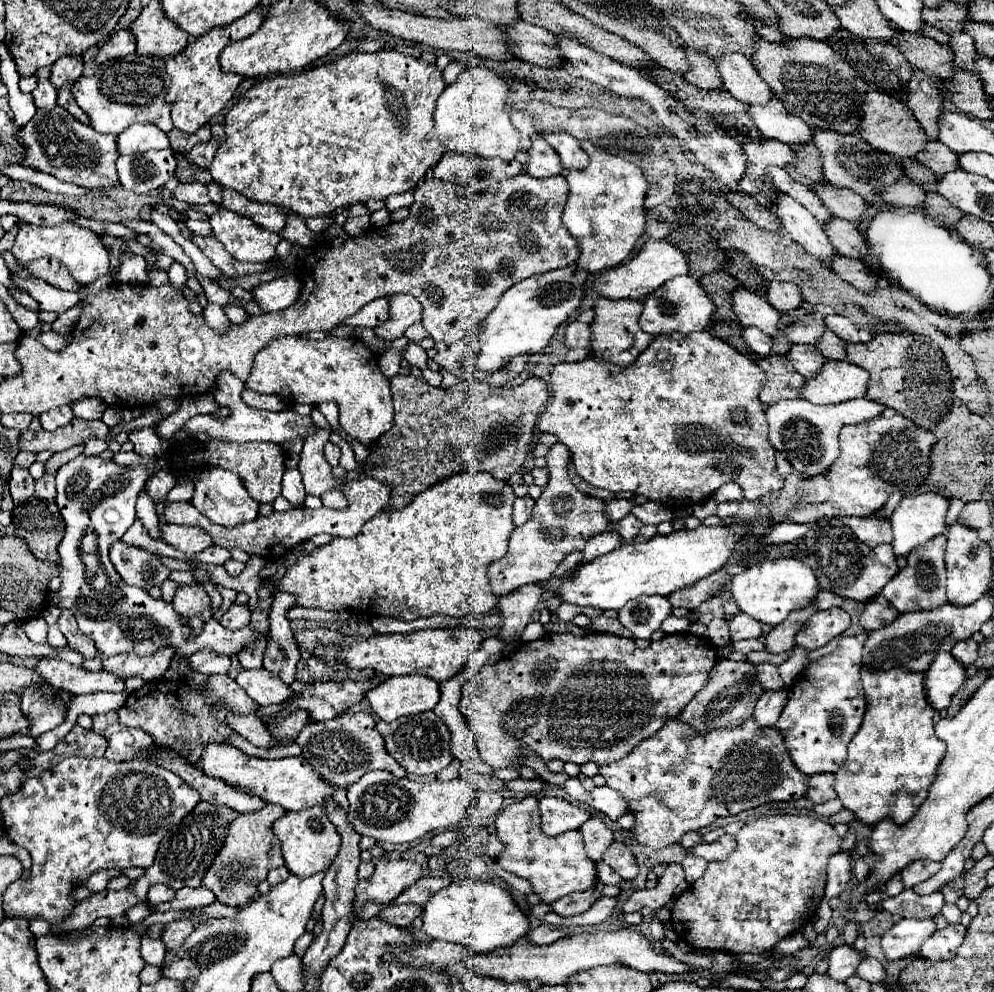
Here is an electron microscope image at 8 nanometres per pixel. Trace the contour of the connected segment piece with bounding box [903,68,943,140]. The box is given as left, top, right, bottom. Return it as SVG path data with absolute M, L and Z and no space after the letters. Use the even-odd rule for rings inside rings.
M919 68L913 70L911 80L907 82L905 102L911 108L913 116L919 120L921 128L927 132L929 140L937 140L939 128L937 128L937 118L939 112L943 112L943 96L939 92L939 86L935 80L927 80Z

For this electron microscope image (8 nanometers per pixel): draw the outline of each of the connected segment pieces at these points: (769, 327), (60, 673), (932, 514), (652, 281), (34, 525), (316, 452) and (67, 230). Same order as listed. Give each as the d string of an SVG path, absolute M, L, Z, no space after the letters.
M737 288L733 294L733 312L737 314L741 326L755 326L761 332L775 336L777 334L777 322L779 322L779 312L761 296Z
M41 658L37 664L41 676L55 688L63 688L71 694L93 694L93 692L127 692L121 678L109 672L87 672L75 668L63 660Z
M925 492L919 496L905 496L901 504L891 514L891 526L893 526L893 552L895 556L907 556L915 546L925 544L937 534L945 534L945 516L949 510L949 498L941 496L941 492Z
M647 240L643 244L643 248L627 262L605 270L593 284L593 292L607 298L607 300L623 300L623 298L631 298L631 300L643 300L643 296L647 298L655 288L659 288L663 282L671 280L673 276L679 274L687 274L689 272L689 262L687 258L681 254L681 250L665 240Z
M31 498L13 508L13 526L15 534L27 540L29 550L39 560L59 562L57 544L63 538L65 522L59 516L59 508L55 502L45 502L39 498Z
M317 428L315 436L309 436L305 440L300 453L298 469L303 476L305 490L311 496L321 496L325 490L341 486L341 482L333 480L331 466L323 458L323 446L329 442L329 436L331 436L331 430Z
M65 222L65 224L59 224L59 226L51 226L51 228L21 224L11 252L16 260L19 260L19 264L35 262L35 260L45 258L45 256L57 258L67 266L67 270L71 272L75 282L83 284L83 286L95 282L103 274L109 274L109 252L103 246L101 236L95 234L89 228L77 226L73 222Z

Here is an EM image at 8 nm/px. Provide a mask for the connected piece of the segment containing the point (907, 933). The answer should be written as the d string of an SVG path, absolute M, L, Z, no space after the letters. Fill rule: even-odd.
M903 918L899 920L891 930L887 930L881 936L881 946L887 962L901 960L909 954L919 952L921 944L935 932L935 924L931 918L915 920L915 918Z

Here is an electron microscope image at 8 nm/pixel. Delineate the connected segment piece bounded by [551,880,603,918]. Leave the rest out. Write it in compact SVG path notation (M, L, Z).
M595 880L595 884L589 890L577 892L557 900L551 905L552 911L560 916L570 917L585 912L603 894L603 882Z

